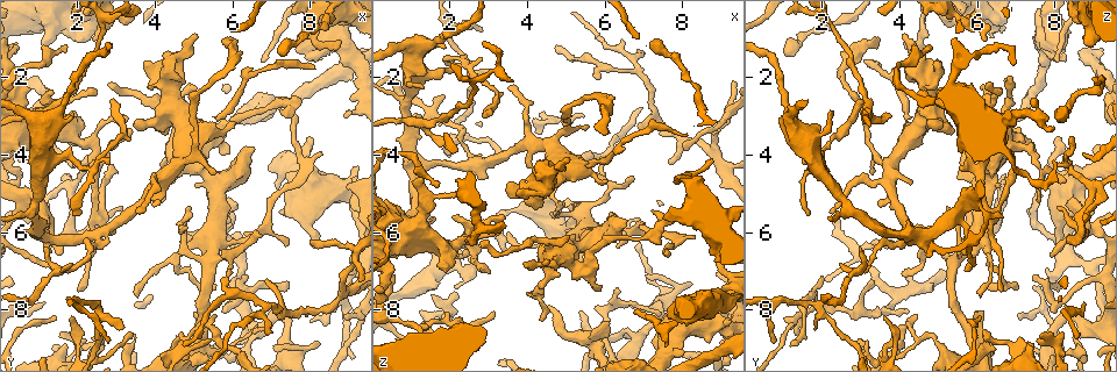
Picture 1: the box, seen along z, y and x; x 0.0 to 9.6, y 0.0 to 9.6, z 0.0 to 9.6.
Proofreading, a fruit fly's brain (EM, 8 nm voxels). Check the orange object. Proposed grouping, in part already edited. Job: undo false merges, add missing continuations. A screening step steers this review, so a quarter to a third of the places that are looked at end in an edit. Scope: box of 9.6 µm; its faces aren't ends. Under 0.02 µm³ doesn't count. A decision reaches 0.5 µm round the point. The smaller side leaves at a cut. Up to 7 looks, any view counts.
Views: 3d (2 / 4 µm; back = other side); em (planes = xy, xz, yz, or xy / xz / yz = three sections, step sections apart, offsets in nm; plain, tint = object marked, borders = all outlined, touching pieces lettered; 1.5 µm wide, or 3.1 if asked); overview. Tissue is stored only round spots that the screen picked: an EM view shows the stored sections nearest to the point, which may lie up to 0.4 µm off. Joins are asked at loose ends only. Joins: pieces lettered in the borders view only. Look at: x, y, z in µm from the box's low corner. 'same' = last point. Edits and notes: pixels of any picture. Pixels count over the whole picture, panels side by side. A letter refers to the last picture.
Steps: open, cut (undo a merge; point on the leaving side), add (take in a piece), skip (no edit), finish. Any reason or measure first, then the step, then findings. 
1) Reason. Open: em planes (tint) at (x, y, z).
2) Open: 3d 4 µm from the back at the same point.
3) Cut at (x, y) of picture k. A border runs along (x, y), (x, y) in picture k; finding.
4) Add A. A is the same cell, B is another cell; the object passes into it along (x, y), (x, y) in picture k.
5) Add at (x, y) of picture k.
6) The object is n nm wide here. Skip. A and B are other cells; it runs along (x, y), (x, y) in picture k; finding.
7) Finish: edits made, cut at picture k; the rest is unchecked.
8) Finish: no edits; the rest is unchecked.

Sharp bend. Open: 3d 4 µm at (1.15, 5.65, 5.35).

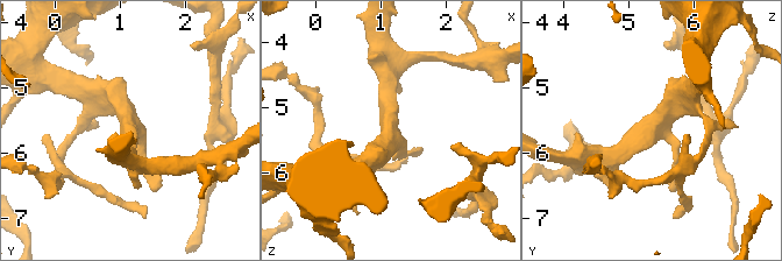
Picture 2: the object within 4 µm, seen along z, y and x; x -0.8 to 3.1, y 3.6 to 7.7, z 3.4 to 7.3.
Open: em xz step 4 (borders) at (1.15, 5.60, 5.35).

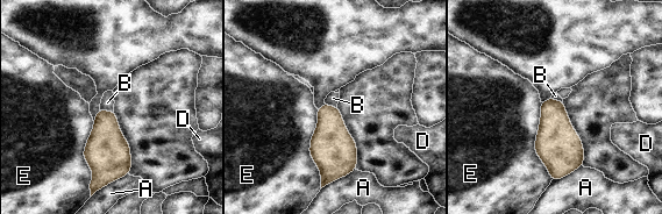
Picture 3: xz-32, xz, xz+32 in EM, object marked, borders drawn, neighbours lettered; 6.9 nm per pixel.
Open: em planes (borders) at the same point.

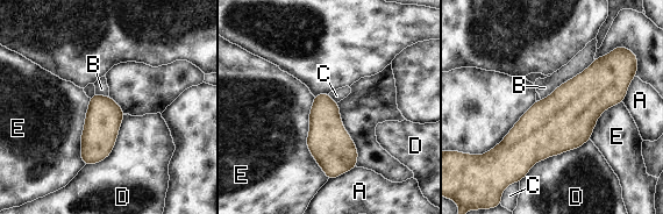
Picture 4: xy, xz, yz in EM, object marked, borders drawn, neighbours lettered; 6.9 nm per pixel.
Skip. A, B, C, D and E are other cells; a border runs along (313, 97), (307, 148), (328, 178) in picture 4; continuous, no second neuron.

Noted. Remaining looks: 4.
Free end. Open: em planes (borders) at (1.30, 2.85, 2.30).

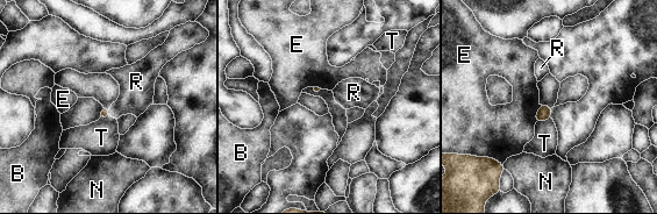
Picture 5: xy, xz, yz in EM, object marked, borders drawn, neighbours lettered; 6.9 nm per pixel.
Skip. B, E, N, R and T are other cells; a border runs along (108, 108), (111, 114) in picture 5; no lettered piece goes on from it.

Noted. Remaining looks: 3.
Tapers out. Open: em xy step 4 (plain) at (1.65, 1.25, 4.75).

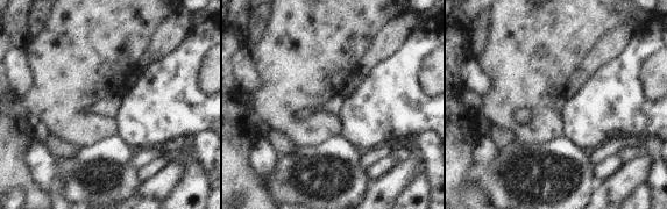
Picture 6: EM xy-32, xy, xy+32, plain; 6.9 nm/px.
Open: em xy step 4 (borders) at the same point.

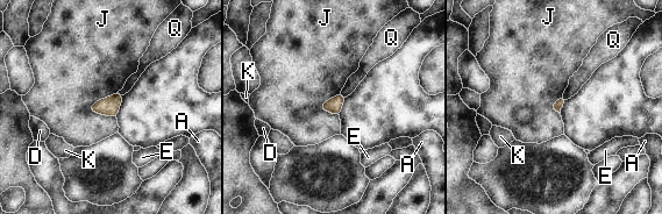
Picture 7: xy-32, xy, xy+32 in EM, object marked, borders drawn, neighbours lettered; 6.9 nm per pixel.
The longest contact is with J, 240 nm. Skip. A, D, E, J, K and Q are other cells; a border runs along (118, 91), (97, 100), (89, 109) in picture 7; none of them fits.

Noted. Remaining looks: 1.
Finish: no edits; the rest is unchecked.

